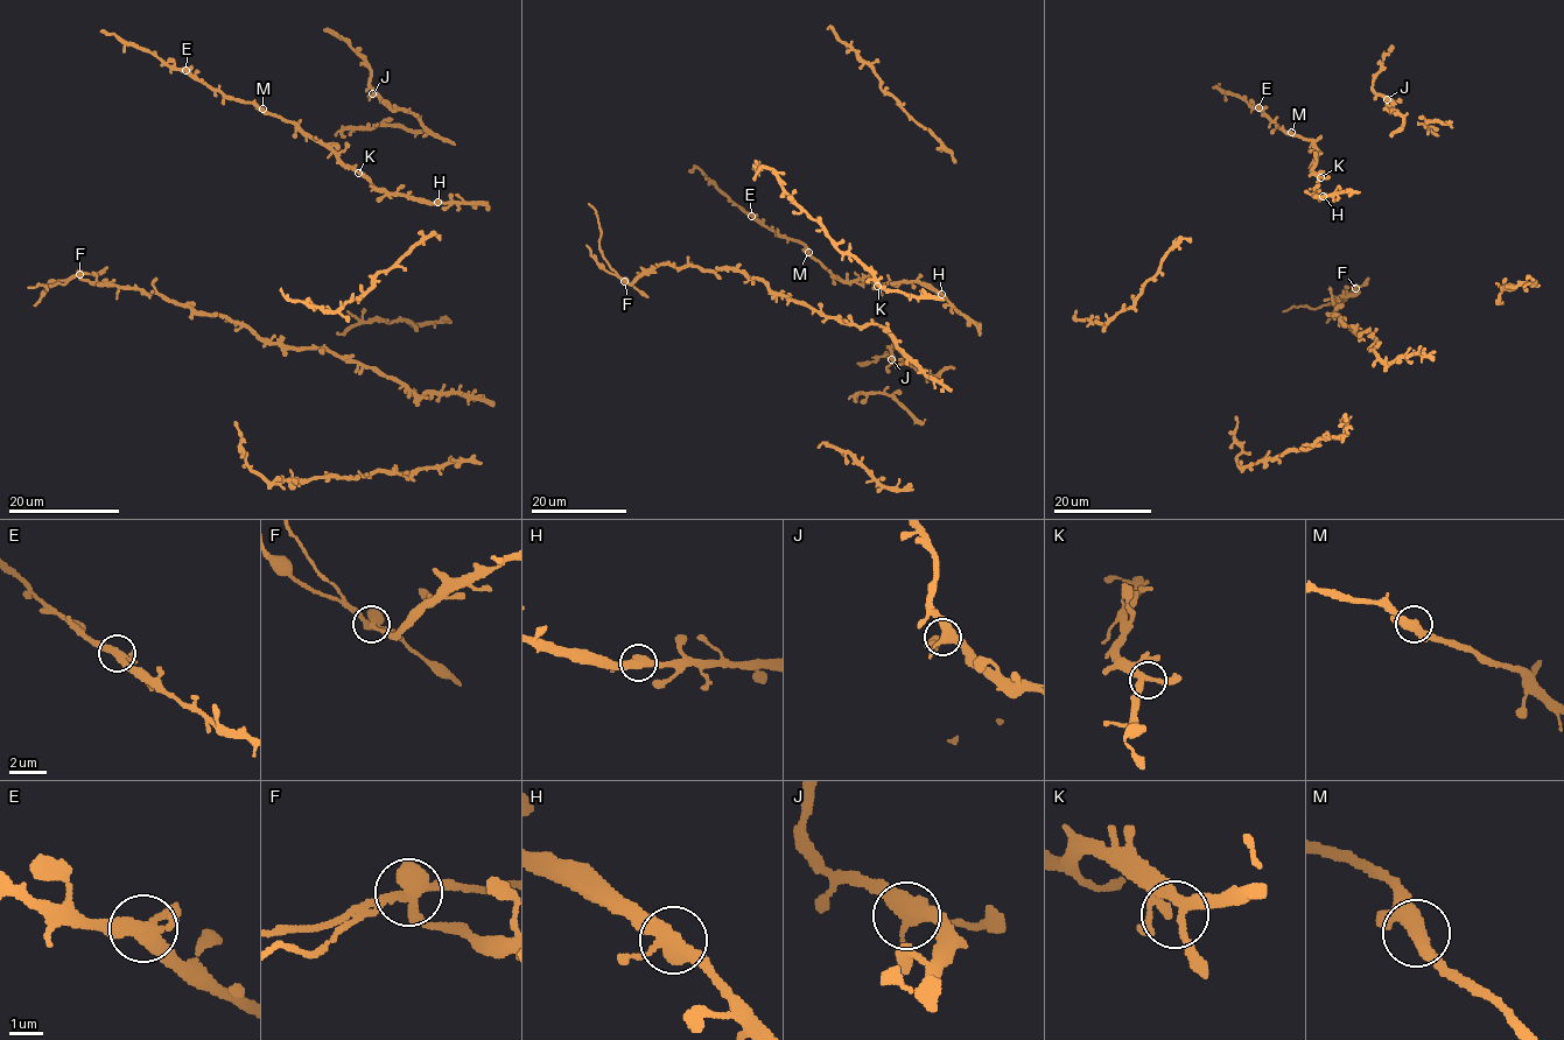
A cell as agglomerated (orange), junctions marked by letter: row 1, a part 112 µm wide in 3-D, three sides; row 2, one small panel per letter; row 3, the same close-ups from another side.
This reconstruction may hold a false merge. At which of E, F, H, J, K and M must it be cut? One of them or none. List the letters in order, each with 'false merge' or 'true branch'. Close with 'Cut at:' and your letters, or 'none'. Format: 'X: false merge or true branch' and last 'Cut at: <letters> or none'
E: true branch
F: false merge
H: true branch
J: true branch
K: true branch
M: true branch
Cut at: F

